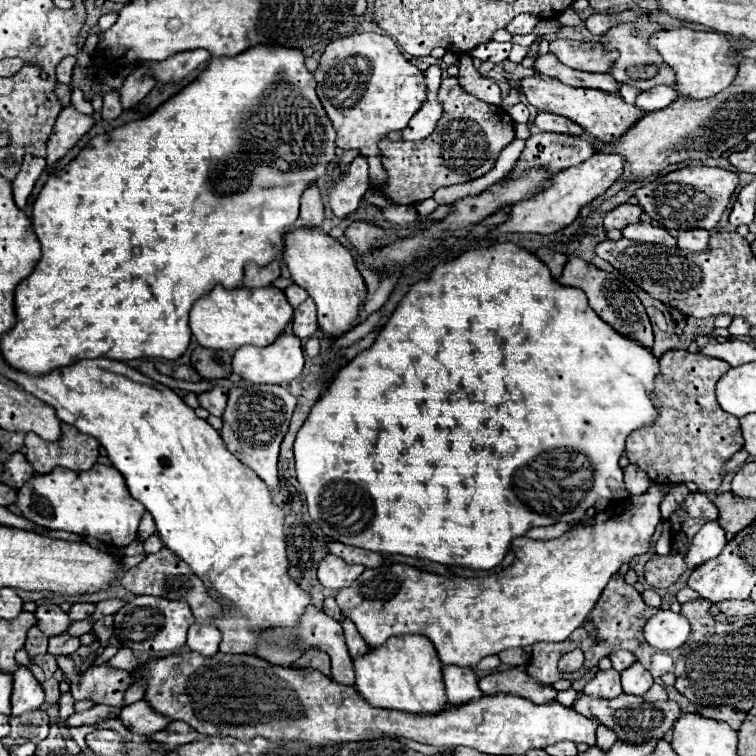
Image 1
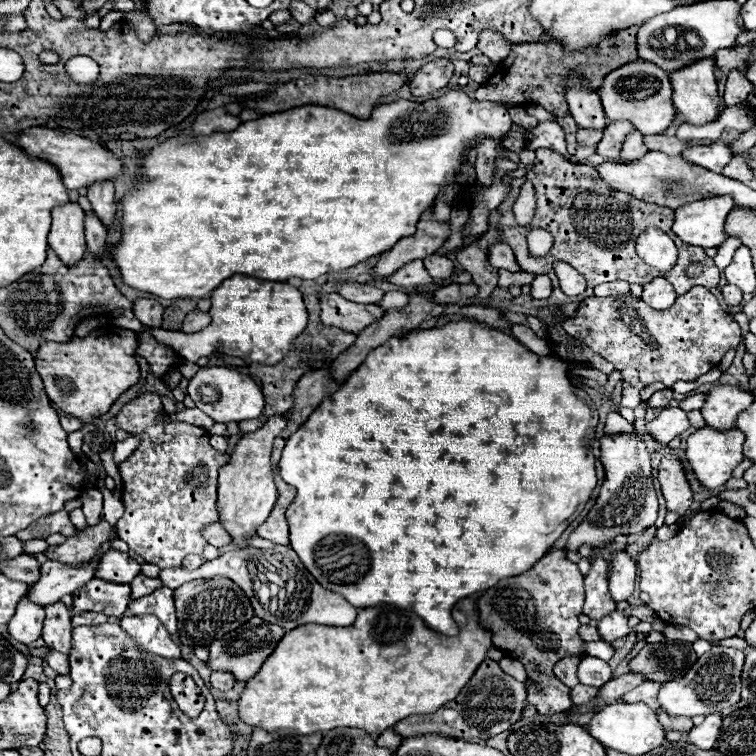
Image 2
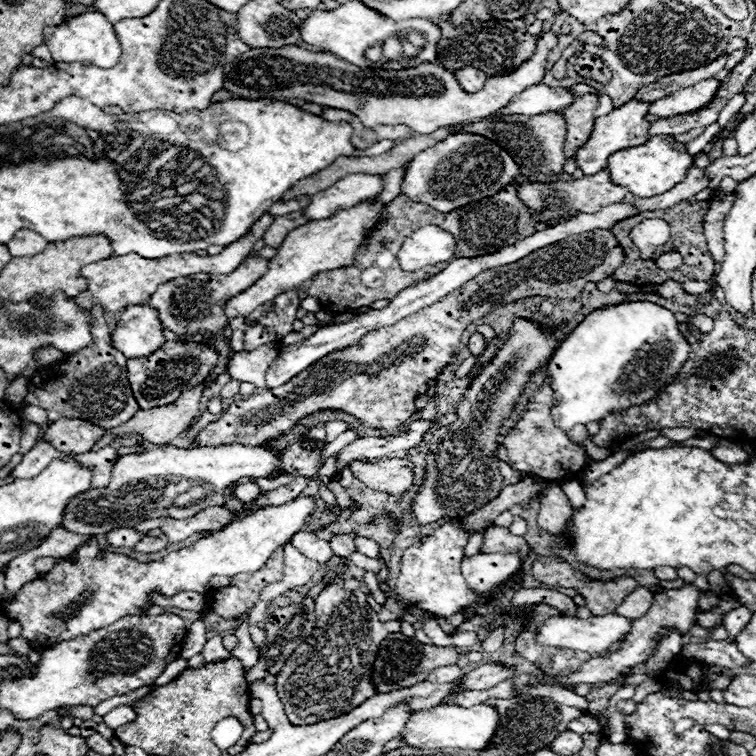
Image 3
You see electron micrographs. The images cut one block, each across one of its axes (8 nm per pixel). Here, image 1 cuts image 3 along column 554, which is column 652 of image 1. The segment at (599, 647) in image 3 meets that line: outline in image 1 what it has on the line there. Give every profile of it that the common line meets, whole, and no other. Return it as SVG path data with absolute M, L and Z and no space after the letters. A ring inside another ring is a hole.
M672 610L656 612L644 626L644 638L650 646L658 650L680 648L690 634L690 624L684 616Z

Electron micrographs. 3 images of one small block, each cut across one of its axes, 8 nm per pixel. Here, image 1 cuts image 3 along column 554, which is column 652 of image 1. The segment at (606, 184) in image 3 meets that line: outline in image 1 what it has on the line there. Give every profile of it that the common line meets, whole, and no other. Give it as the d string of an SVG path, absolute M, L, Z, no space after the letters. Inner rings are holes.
M690 166L666 176L656 178L654 182L642 186L634 192L644 212L658 224L672 230L712 230L718 226L722 212L726 210L734 188L738 186L738 176L734 172L710 166Z

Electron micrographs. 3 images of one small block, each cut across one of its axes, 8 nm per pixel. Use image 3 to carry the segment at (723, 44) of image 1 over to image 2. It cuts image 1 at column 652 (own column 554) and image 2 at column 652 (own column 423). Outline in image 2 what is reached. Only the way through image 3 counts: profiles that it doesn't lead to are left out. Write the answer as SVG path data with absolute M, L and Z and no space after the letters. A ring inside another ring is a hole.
M628 62L622 68L610 72L602 86L598 88L606 118L610 122L616 120L630 120L636 130L644 136L664 132L670 122L674 120L674 106L672 106L672 84L664 70L658 70L650 62Z

